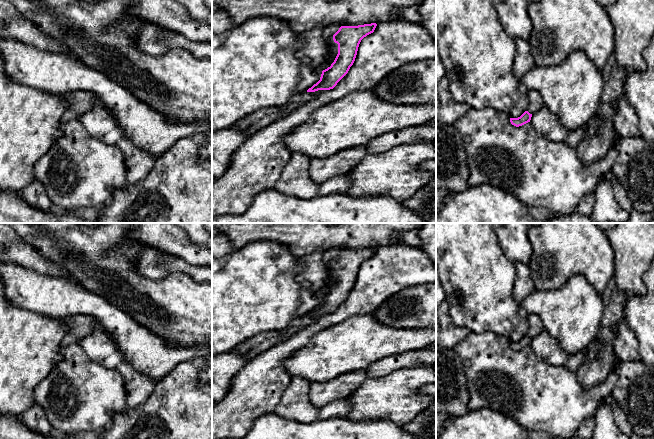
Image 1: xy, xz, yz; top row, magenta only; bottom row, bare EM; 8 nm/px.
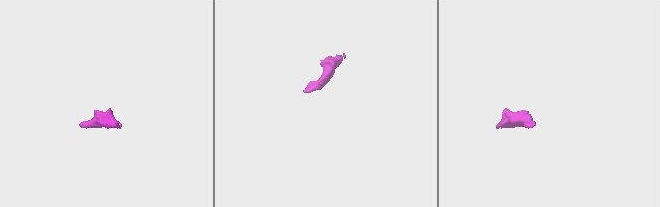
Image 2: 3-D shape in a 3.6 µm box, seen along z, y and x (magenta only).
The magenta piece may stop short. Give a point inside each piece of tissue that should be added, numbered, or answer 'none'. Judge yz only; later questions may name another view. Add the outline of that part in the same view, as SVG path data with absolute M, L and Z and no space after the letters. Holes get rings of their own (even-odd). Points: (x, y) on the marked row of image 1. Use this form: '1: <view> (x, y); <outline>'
1: yz (535, 103); M528 90L527 97L528 97L529 103L526 111L528 111L530 114L533 115L535 112L540 110L544 106L542 97L538 91Z

